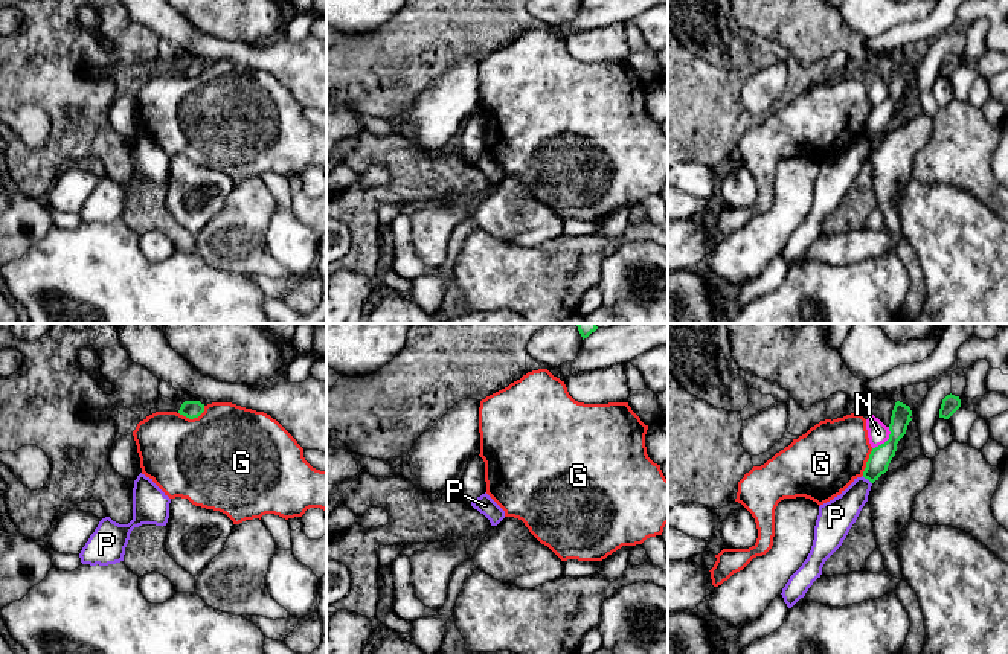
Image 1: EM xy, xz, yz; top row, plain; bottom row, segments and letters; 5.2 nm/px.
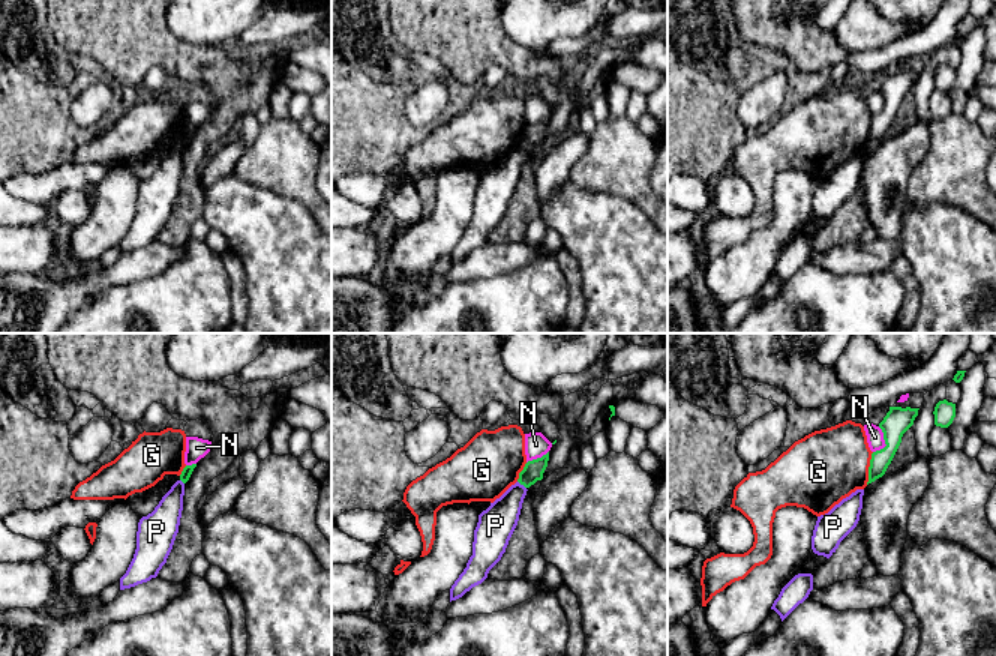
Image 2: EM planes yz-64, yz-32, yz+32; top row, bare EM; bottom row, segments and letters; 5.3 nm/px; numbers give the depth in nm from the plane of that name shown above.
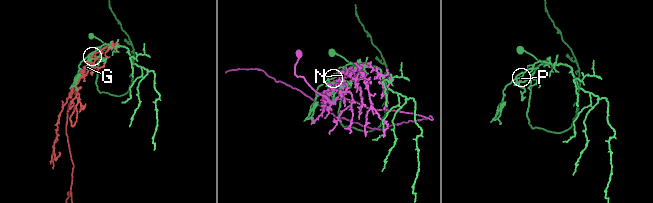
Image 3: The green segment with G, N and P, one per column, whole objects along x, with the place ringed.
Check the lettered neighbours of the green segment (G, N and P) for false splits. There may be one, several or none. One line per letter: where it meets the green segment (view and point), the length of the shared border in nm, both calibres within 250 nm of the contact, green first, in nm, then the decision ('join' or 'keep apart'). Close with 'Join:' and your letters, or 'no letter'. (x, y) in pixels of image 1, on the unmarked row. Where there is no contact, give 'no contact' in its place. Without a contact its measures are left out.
G: xy (192, 76) | 150 nm | 100/480 nm | keep apart
N: yz (886, 99) | 150 nm | 120/110 nm | keep apart
P: yz (866, 136) | 70 nm | 120/180 nm | keep apart
Join: no letter

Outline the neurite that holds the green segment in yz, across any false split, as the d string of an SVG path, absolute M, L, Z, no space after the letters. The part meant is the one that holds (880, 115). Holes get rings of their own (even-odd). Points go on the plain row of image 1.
M897 59L889 82L889 98L884 102L872 107L863 130L863 136L871 142L878 139L878 136L888 130L888 125L895 114L897 102L906 93L907 84L912 79L910 75L910 66Z

